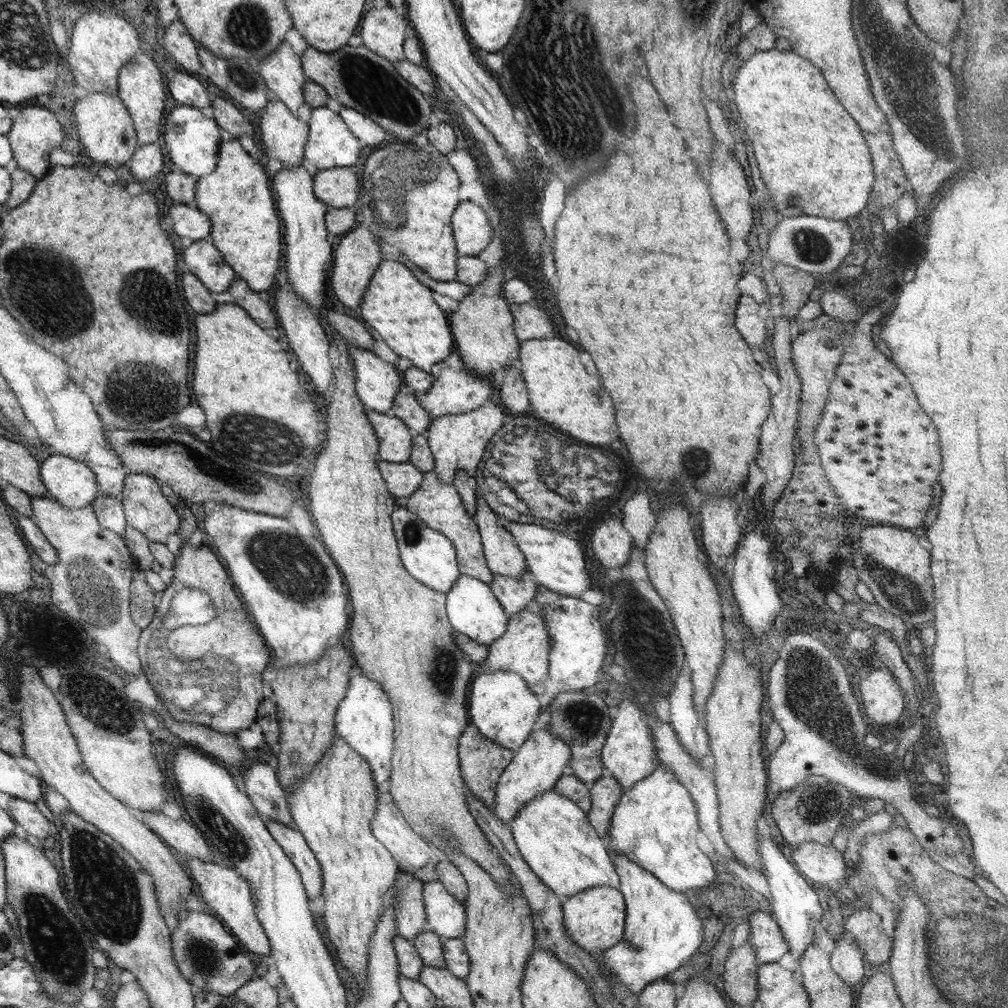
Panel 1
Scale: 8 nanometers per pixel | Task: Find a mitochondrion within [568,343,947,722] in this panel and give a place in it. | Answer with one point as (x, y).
(899, 590)

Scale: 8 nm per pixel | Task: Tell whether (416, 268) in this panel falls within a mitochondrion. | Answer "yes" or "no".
no

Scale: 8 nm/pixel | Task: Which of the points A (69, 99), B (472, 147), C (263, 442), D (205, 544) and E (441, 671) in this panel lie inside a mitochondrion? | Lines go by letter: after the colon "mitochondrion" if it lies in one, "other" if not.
A: other
B: other
C: mitochondrion
D: other
E: mitochondrion

